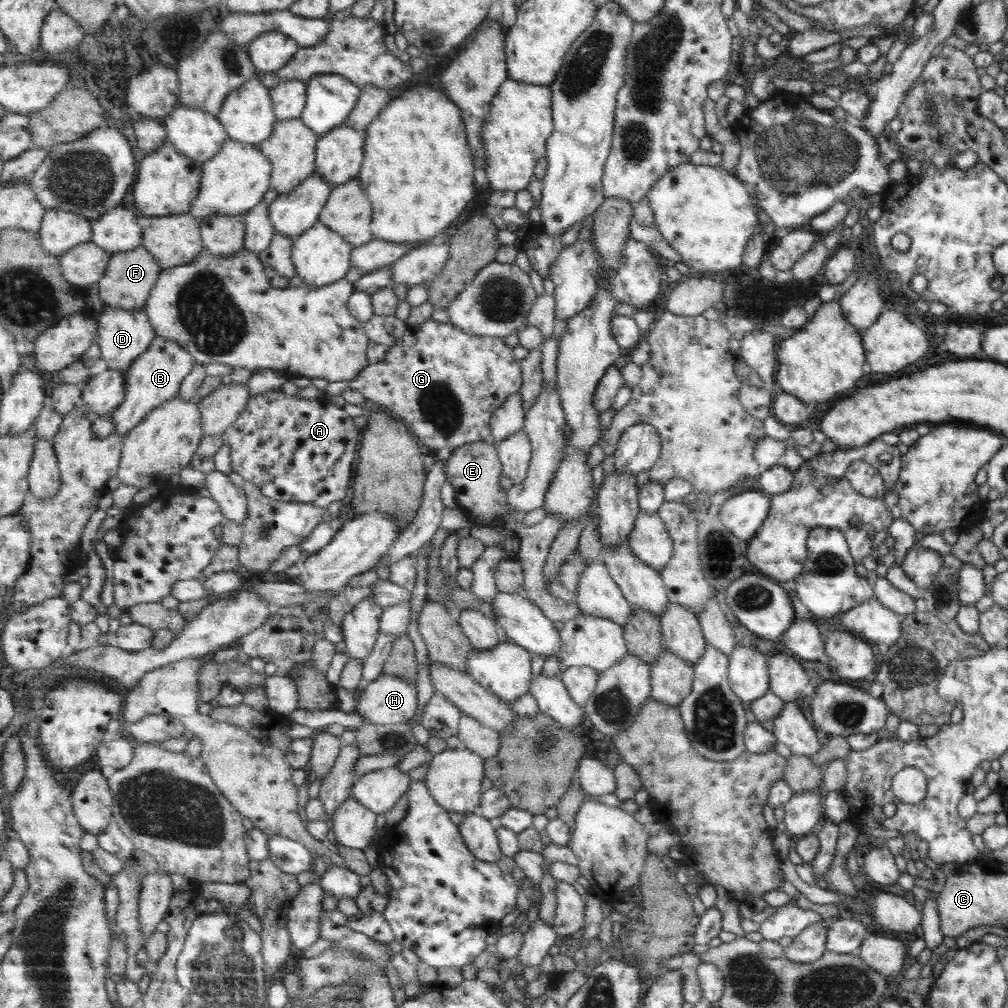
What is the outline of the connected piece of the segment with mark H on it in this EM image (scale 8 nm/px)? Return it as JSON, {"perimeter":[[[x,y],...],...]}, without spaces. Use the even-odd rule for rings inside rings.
{"perimeter":[[[383,674],[369,683],[355,709],[373,724],[399,724],[412,720],[420,708],[417,684]]]}

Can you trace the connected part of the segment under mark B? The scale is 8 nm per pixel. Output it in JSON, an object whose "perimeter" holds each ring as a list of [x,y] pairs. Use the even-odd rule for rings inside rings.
{"perimeter":[[[156,335],[152,345],[136,358],[127,371],[125,402],[112,415],[114,433],[125,438],[127,433],[136,429],[159,406],[176,398],[181,391],[181,384],[196,366],[193,355],[181,343]]]}

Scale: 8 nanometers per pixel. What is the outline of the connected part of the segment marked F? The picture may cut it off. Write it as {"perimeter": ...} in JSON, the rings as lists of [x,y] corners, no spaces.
{"perimeter":[[[143,245],[127,253],[117,253],[112,256],[103,278],[97,283],[101,298],[109,307],[135,310],[142,309],[149,300],[153,287],[159,280],[162,266],[160,262]]]}

